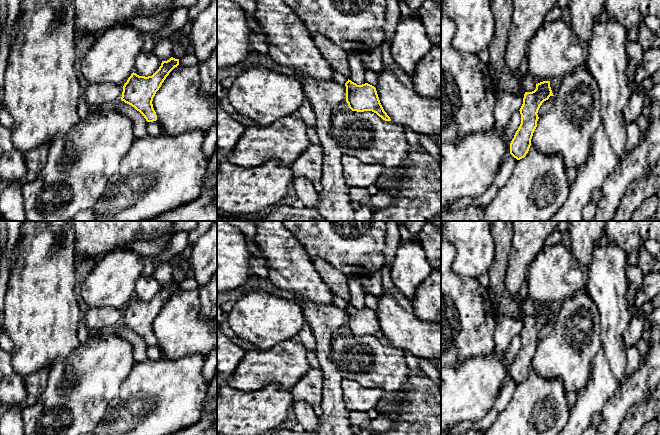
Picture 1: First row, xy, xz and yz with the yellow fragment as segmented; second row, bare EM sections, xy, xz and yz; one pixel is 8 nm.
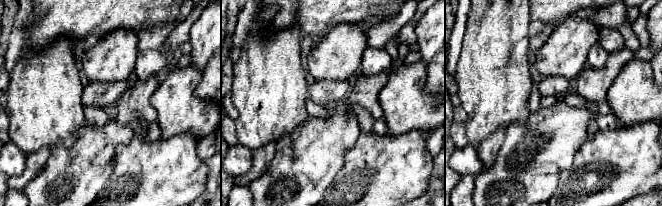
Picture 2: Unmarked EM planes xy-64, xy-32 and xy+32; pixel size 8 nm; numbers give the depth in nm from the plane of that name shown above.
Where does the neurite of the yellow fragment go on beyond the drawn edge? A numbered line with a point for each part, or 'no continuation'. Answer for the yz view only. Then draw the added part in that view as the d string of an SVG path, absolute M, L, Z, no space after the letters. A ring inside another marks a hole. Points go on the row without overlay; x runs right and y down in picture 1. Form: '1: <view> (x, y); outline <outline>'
no continuation

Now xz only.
no continuation

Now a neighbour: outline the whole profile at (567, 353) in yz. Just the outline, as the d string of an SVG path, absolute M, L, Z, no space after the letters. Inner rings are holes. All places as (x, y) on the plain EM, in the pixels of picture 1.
M585 291L566 298L552 331L537 345L531 369L549 380L560 379L566 394L585 388L593 359L602 347L598 308Z

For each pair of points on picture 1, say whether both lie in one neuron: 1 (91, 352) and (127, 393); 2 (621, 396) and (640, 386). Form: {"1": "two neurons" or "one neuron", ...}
{"1": "two neurons", "2": "one neuron"}

